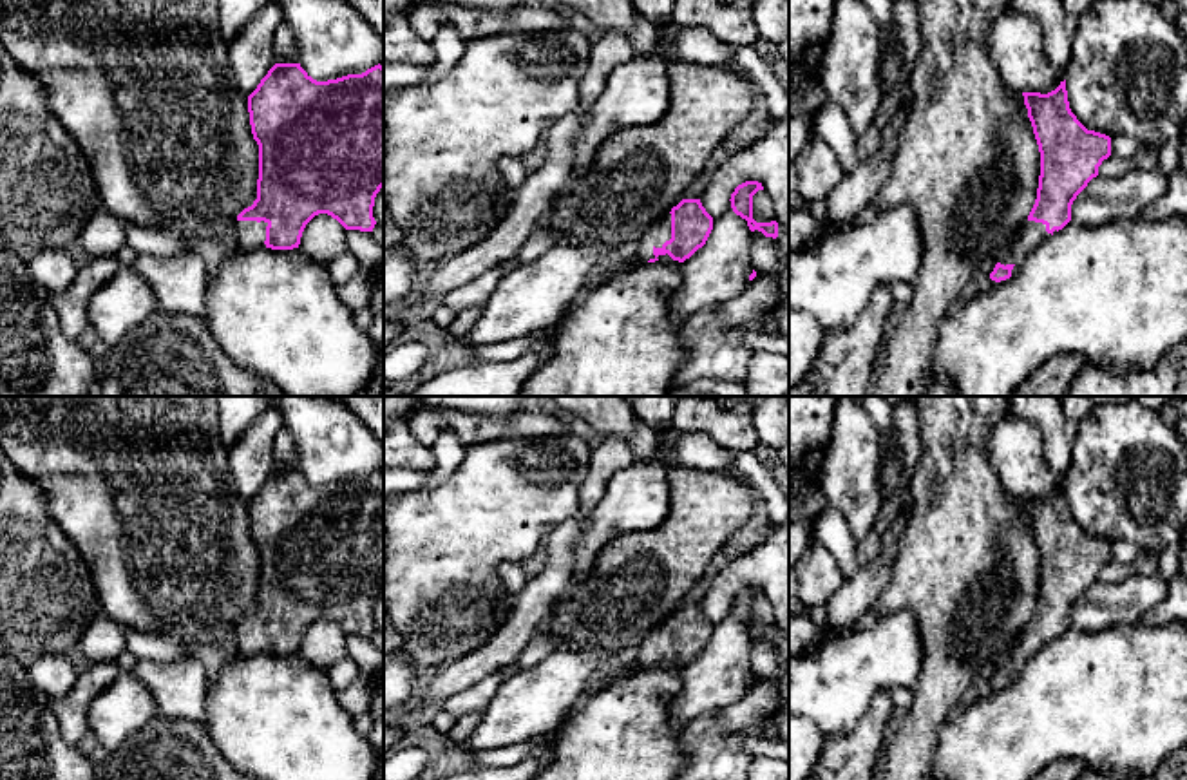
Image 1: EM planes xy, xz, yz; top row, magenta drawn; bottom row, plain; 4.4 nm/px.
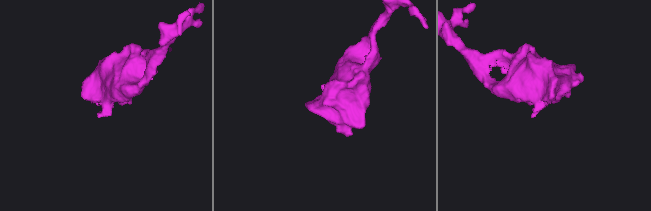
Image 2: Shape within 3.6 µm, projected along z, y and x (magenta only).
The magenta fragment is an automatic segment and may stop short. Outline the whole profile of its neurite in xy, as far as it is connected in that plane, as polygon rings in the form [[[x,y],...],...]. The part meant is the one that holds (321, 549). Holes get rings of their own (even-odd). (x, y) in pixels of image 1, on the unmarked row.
[[[275,469],[248,501],[253,545],[259,550],[257,604],[235,626],[235,650],[242,657],[257,653],[299,653],[306,630],[318,619],[337,624],[346,635],[373,637],[375,603],[384,592],[384,472],[362,480],[317,487],[300,469]]]

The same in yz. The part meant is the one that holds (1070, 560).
[[[1066,485],[1048,498],[1022,498],[1040,557],[1035,610],[1019,633],[1006,662],[990,679],[999,691],[1017,679],[1026,662],[1071,626],[1071,610],[1098,572],[1111,561],[1111,543],[1087,536],[1069,514]]]

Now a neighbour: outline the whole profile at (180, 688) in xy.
[[[192,648],[174,662],[139,661],[132,673],[152,693],[159,715],[206,726],[210,677]]]

